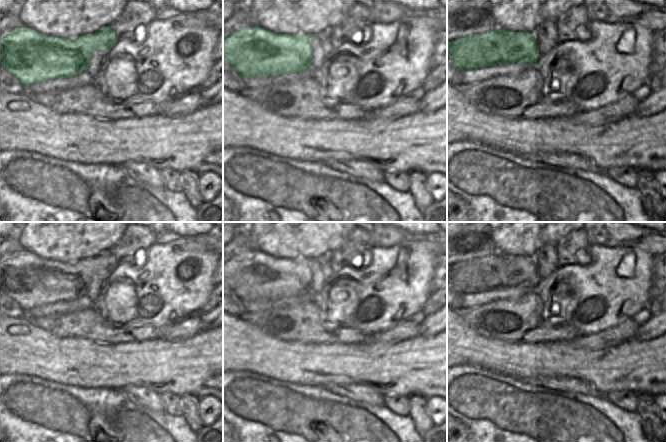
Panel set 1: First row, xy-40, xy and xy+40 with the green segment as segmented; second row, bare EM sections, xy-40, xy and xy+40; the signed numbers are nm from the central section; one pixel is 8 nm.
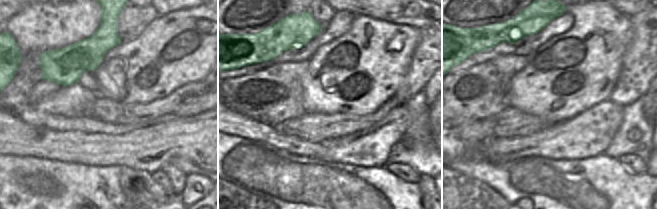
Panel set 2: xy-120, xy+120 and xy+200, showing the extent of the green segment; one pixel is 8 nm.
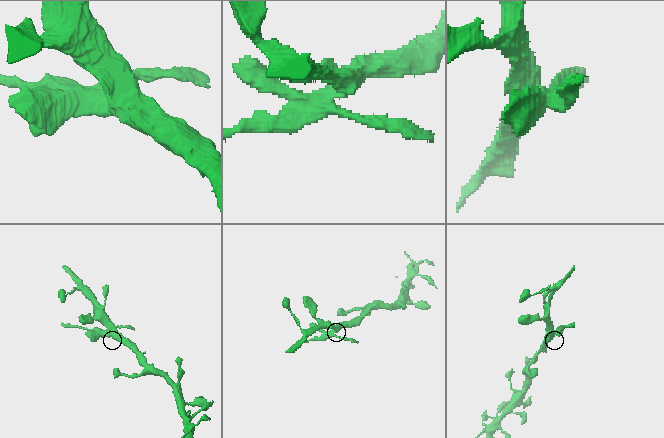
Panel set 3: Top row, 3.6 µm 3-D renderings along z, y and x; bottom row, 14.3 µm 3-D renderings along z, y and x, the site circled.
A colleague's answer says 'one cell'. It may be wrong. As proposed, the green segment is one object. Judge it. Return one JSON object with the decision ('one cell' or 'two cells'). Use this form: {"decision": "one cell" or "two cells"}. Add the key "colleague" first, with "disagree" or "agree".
{"colleague": "disagree", "decision": "two cells"}

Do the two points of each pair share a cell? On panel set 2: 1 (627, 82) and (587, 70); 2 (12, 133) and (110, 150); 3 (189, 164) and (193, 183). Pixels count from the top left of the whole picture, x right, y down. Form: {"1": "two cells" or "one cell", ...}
{"1": "two cells", "2": "one cell", "3": "two cells"}

